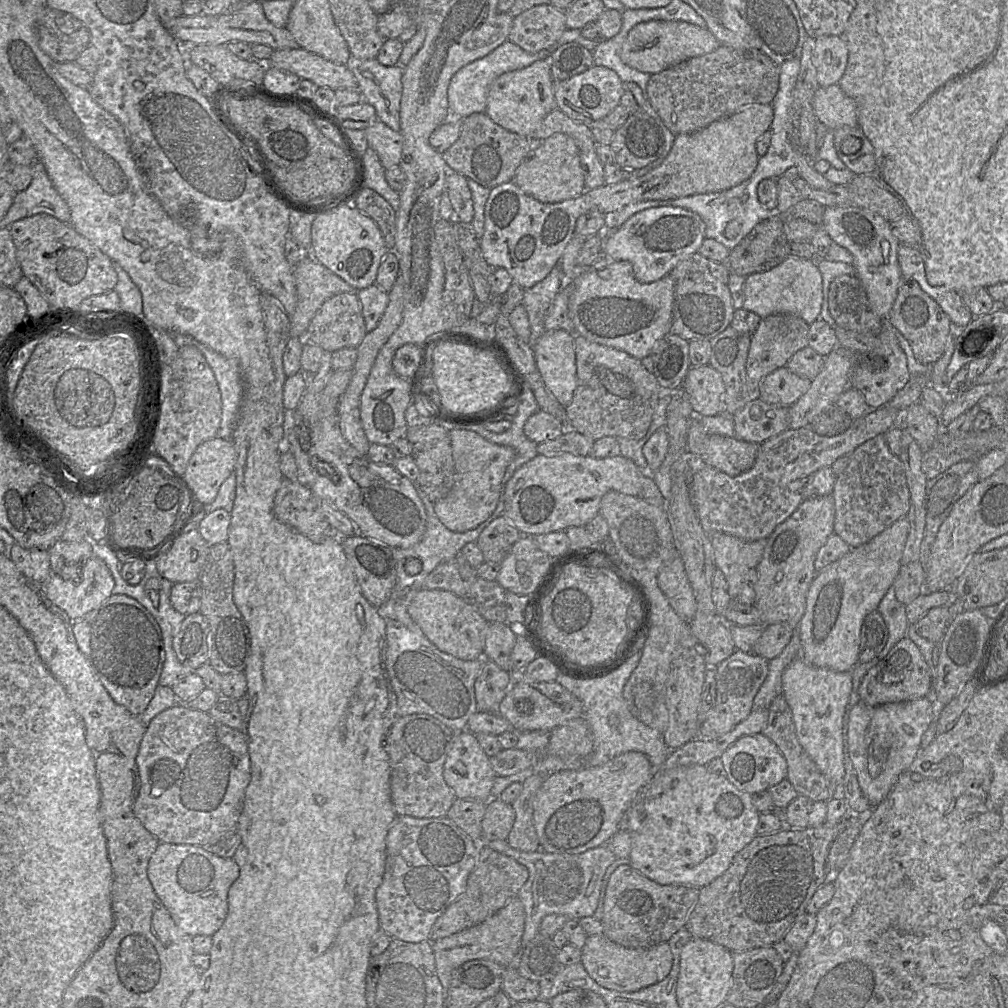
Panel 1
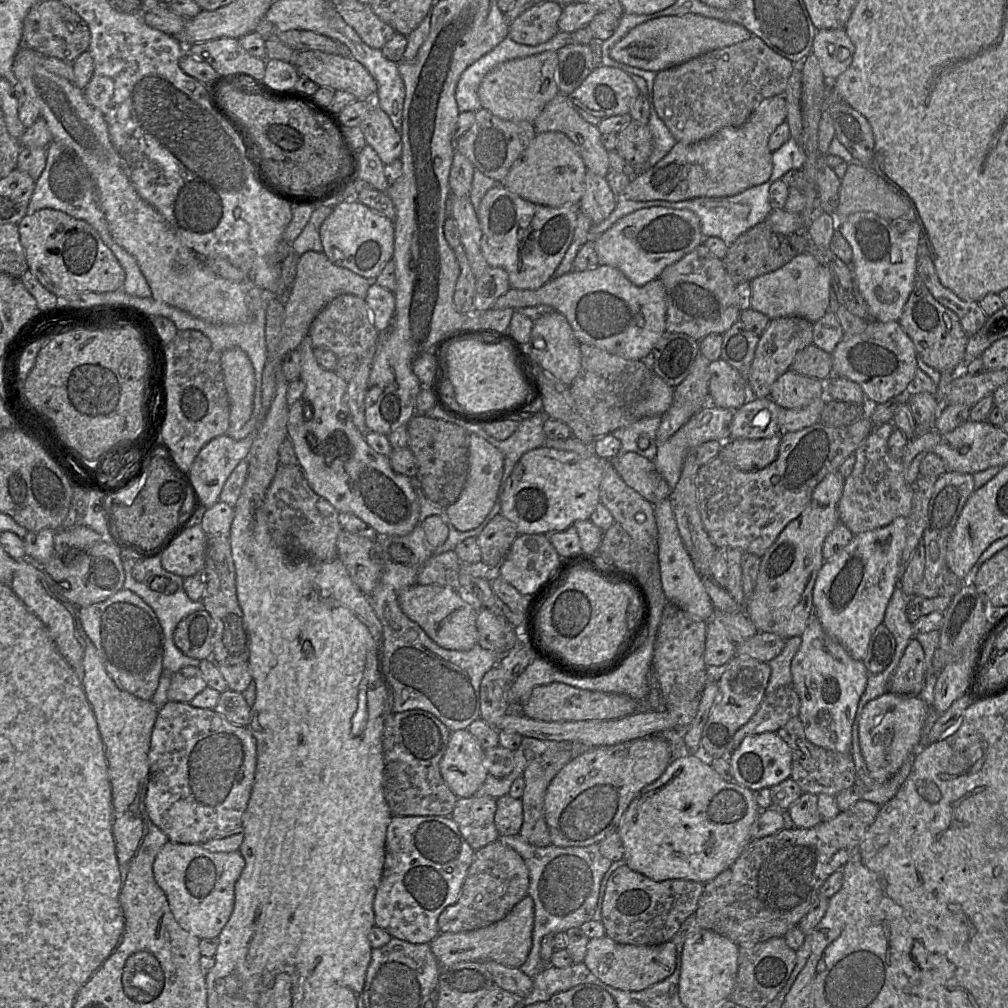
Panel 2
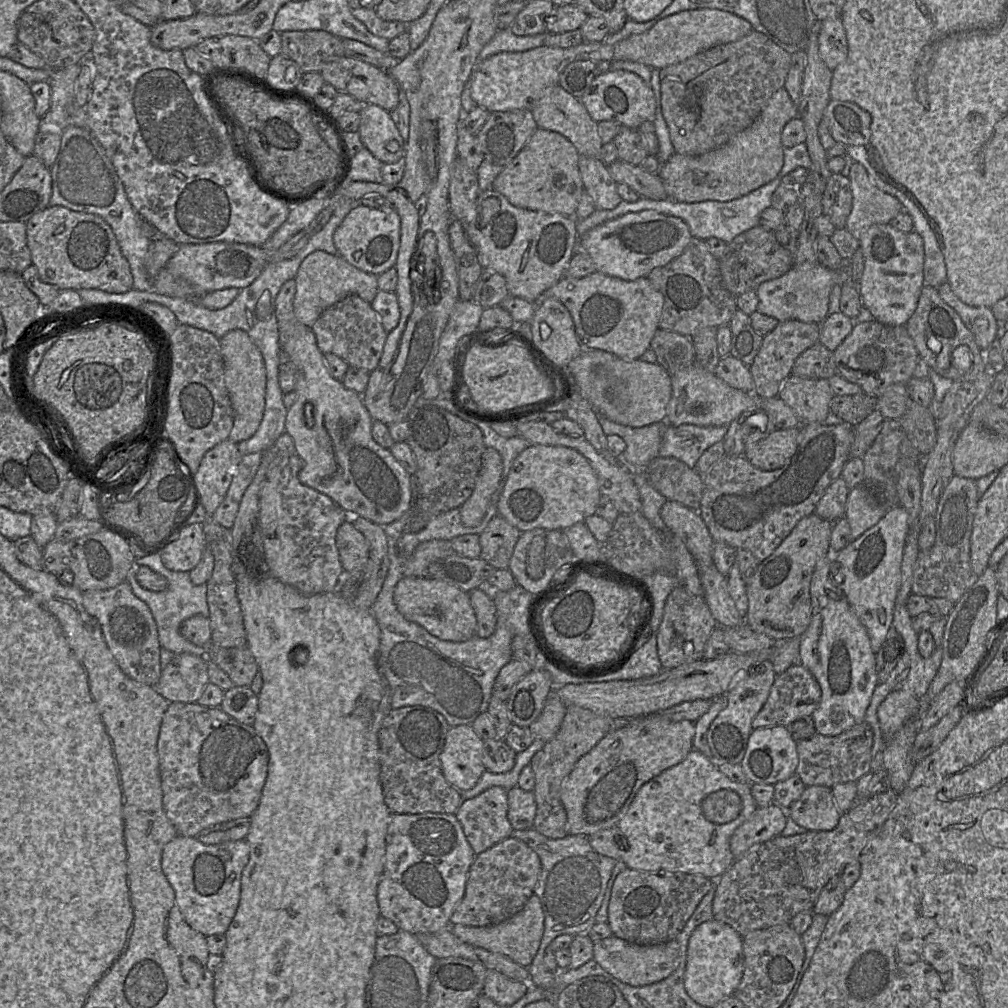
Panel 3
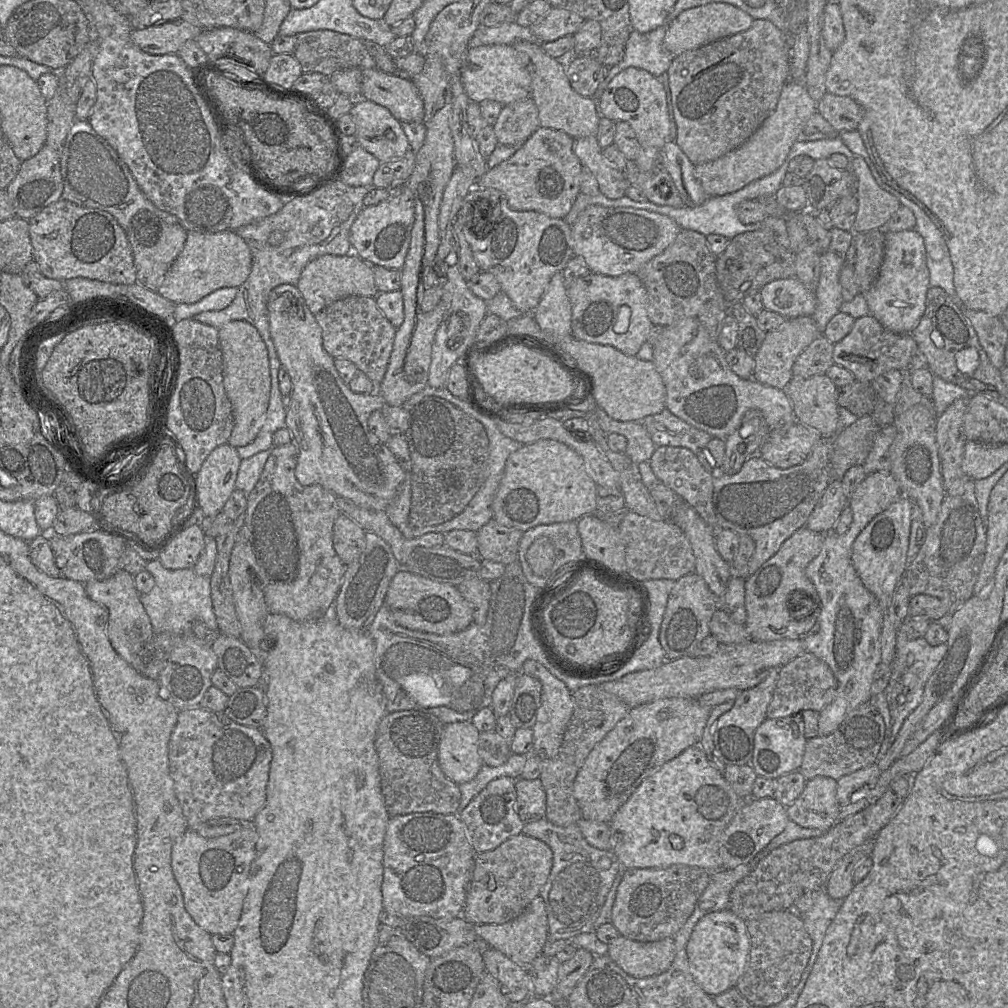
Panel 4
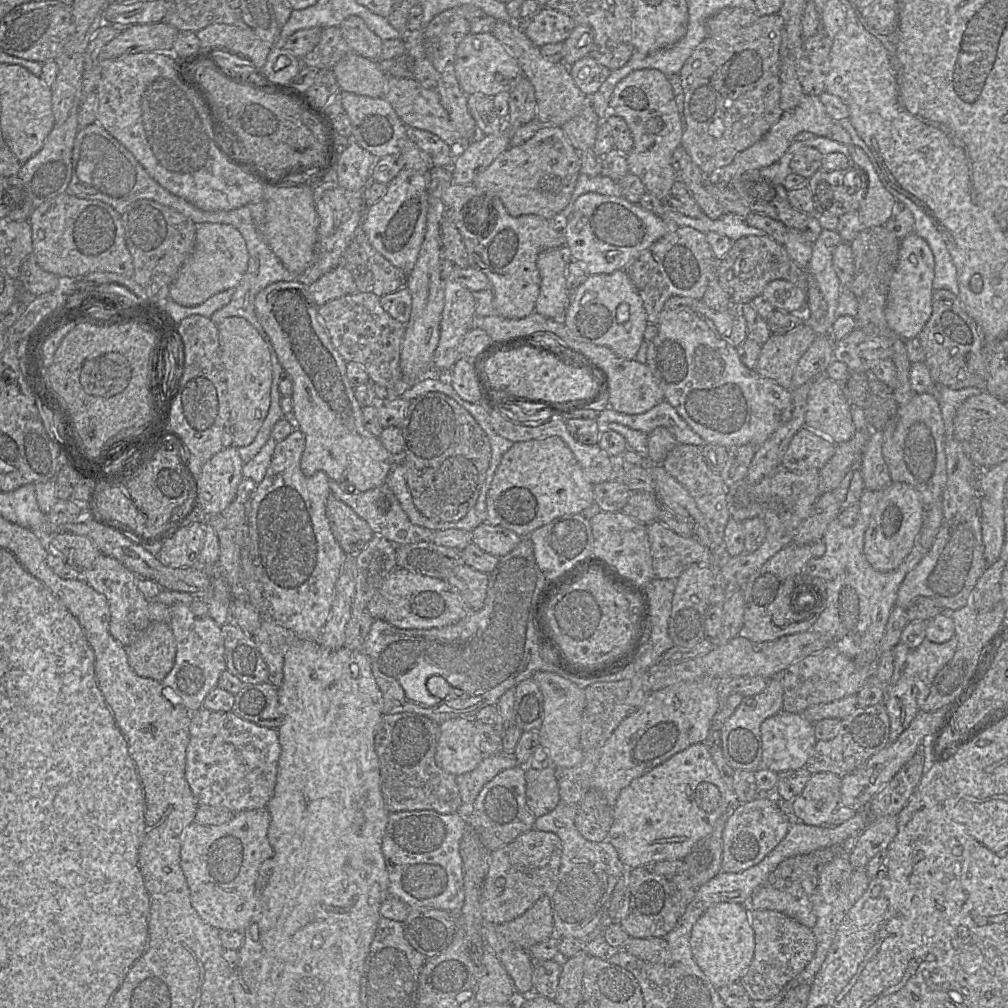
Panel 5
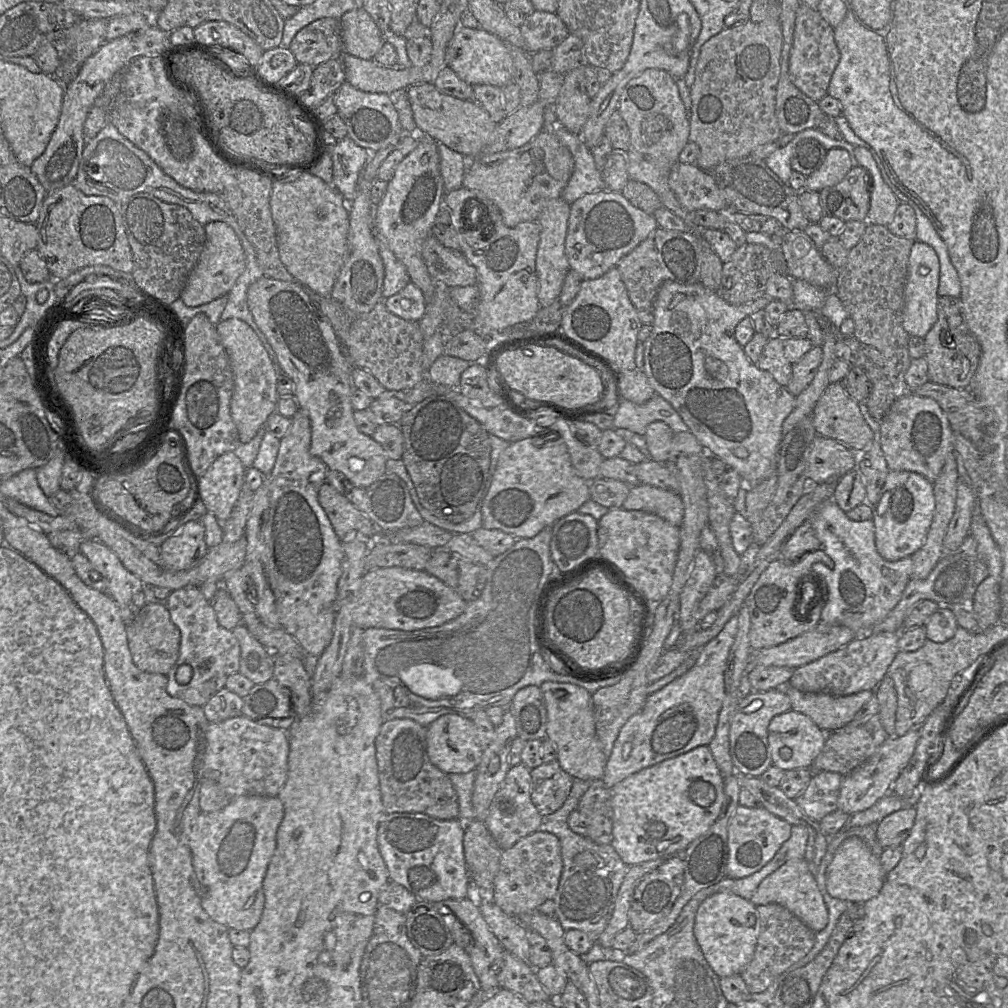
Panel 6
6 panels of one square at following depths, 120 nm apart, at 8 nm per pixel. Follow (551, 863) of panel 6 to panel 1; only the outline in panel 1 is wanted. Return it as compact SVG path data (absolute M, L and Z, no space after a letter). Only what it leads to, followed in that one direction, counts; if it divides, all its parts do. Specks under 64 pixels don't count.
M485 844L481 845L478 861L467 878L464 892L437 918L428 941L434 942L482 923L516 897L527 879L528 869L524 865Z

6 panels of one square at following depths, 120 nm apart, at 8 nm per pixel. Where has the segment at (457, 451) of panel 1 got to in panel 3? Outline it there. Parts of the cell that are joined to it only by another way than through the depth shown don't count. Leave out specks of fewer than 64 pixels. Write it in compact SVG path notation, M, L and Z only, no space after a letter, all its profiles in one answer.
M486 447L473 493L460 506L460 518L464 526L474 527L481 523L492 496L499 487L502 472L503 460L500 453L494 448Z

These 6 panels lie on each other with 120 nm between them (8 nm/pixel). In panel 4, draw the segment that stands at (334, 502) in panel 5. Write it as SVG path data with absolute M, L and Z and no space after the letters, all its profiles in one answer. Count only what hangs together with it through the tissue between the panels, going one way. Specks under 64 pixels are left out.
M341 513L334 522L333 547L345 566L356 560L366 546L365 532L346 514Z

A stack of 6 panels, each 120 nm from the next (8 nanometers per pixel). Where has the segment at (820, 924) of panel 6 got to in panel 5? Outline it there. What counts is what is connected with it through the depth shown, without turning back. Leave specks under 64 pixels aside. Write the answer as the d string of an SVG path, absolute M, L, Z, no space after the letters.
M801 882L775 887L761 886L751 897L750 910L774 910L807 926L811 930L816 924L810 896L806 894Z

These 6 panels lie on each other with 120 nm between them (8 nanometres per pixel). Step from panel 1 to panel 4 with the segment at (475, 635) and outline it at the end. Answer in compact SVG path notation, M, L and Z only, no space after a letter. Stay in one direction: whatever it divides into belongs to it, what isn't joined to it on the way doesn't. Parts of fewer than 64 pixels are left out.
M404 568L393 576L385 604L400 626L414 631L449 635L465 630L473 622L473 610L457 587L430 580Z

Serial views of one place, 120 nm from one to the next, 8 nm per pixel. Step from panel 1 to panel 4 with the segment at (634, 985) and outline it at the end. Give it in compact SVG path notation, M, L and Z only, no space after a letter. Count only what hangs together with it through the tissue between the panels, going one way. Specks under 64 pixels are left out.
M623 936L608 945L607 956L625 973L646 978L667 971L676 955L674 938L656 942L638 942Z

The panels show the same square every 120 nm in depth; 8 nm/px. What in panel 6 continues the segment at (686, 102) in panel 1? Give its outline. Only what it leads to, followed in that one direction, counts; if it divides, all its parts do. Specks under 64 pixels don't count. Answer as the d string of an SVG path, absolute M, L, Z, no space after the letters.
M779 20L747 22L723 29L705 42L700 50L695 80L690 87L691 113L689 142L696 143L700 154L696 165L704 171L731 159L744 158L759 146L777 142L781 137L776 113L777 85L780 78L783 34Z

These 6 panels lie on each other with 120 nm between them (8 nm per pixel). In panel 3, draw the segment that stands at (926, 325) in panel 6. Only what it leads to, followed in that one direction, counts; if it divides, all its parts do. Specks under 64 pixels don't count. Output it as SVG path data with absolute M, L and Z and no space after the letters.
M889 224L870 226L859 236L864 271L858 282L862 306L888 326L906 325L915 312L924 286L924 242L915 231L902 232Z

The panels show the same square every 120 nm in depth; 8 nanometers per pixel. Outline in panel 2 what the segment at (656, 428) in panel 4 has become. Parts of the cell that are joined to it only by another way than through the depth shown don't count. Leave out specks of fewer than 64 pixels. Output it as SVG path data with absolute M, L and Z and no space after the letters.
M707 404L667 441L658 444L654 464L670 489L673 490L675 488L681 474L684 459L688 453L694 452L697 447L705 442L712 440L725 442L730 439L733 412L733 410L717 408Z

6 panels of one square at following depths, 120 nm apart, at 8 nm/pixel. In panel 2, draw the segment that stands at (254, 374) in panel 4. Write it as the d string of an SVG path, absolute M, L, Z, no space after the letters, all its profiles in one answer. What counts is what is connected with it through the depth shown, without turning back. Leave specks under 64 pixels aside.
M239 347L222 352L221 366L230 405L230 428L239 430L253 412L254 369L247 354Z

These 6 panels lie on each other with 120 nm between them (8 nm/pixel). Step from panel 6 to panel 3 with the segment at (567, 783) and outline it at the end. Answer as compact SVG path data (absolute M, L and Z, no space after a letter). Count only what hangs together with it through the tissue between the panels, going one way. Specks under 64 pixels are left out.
M515 786L507 791L507 818L514 830L526 830L533 827L536 815L536 802L532 791Z

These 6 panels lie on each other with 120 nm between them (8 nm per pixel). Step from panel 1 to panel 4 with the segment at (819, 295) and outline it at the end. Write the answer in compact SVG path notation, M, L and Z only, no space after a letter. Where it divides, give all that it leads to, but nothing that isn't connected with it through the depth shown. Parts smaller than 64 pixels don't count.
M796 277L777 279L760 290L763 307L786 319L811 317L816 309L813 290L805 287Z

